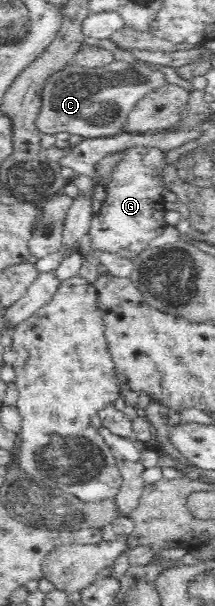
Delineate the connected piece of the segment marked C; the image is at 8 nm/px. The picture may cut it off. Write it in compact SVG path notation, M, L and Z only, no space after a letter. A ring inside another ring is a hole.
M114 59L96 68L71 62L46 78L36 127L44 135L66 131L84 139L118 135L136 103L150 90L156 90L166 83L164 73L154 68L154 63L150 66L146 61L130 64Z

